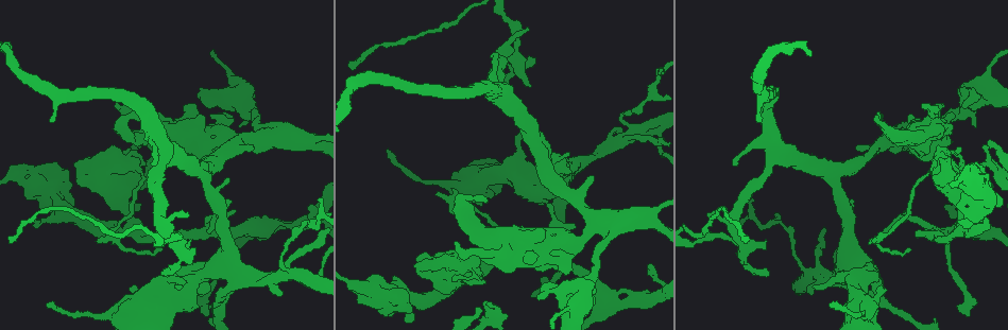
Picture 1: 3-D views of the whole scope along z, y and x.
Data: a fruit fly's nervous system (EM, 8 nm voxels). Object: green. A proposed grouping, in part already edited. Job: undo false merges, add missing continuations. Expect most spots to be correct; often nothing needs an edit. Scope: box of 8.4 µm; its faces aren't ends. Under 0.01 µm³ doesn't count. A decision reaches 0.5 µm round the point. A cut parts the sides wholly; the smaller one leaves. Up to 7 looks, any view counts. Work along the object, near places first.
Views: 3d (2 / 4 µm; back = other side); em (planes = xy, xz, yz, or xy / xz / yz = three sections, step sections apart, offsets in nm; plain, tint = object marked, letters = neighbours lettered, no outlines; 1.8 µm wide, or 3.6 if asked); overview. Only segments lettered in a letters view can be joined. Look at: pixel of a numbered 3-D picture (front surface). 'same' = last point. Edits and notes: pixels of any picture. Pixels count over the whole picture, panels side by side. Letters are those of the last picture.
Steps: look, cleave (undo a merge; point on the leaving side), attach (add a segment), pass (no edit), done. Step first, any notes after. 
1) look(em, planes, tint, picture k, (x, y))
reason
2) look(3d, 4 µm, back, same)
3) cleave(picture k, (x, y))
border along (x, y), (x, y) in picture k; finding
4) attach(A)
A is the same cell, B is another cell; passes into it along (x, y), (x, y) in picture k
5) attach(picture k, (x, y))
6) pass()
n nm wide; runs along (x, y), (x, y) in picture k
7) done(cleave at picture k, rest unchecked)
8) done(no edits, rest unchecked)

look(em, 3.6 µm, xy, step 4, tint, picture 1, (959, 225))
thick turns thin

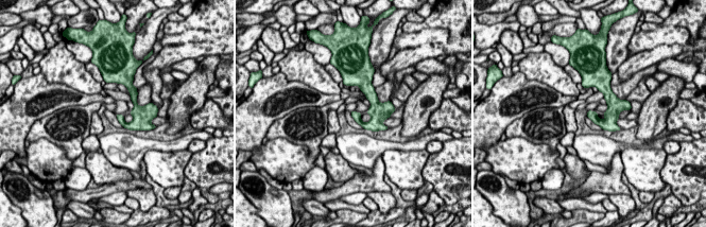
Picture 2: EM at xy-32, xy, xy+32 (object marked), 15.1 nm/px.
look(em, 3.6 µm, planes, letters, same)
another direction

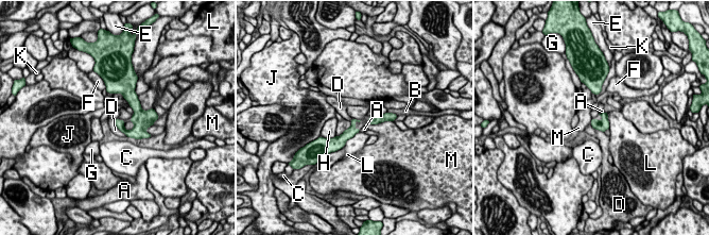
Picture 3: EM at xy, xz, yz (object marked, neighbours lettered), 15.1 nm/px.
pass()
M touches over 380 nm; A, B, C, D, E, F, G, H, J, K, L and M are other cells; runs along (116, 88), (134, 101), (142, 135) in picture 3; one neuron here

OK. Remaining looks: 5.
look(em, xz, step 16, tint, picture 1, (147, 146))

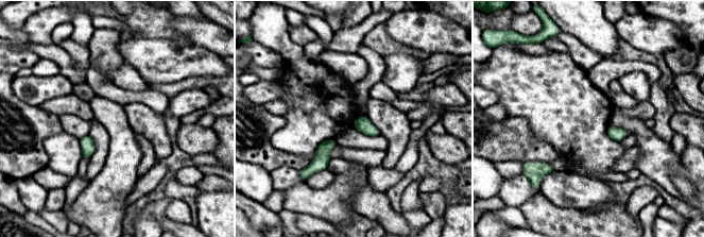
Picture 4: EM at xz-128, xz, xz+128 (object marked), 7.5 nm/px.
look(em, xz, step 16, letters, same)

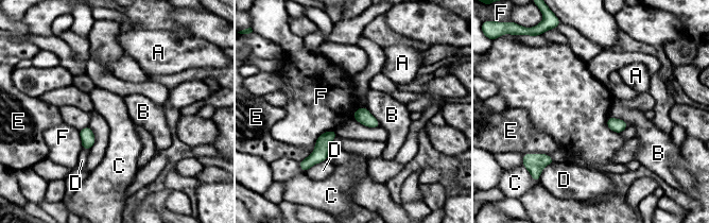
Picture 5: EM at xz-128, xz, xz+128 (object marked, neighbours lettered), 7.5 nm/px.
pass()
A, B, C, D, E and F are other cells; border along (334, 130), (324, 132), (314, 143) in picture 5; none of them fits

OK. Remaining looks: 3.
look(em, planes, letters, picture 1, (652, 297))
abrupt turn

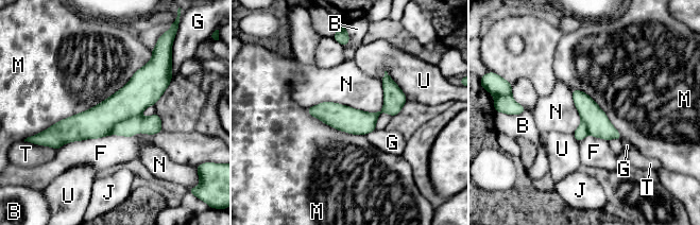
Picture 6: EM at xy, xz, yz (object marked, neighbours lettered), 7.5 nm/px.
pass()
B, F, G, J, M, N, T and U are other cells; runs along (166, 82), (50, 131) in picture 6; continuous, no second neuron

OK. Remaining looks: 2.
done(no edits, rest unchecked)

